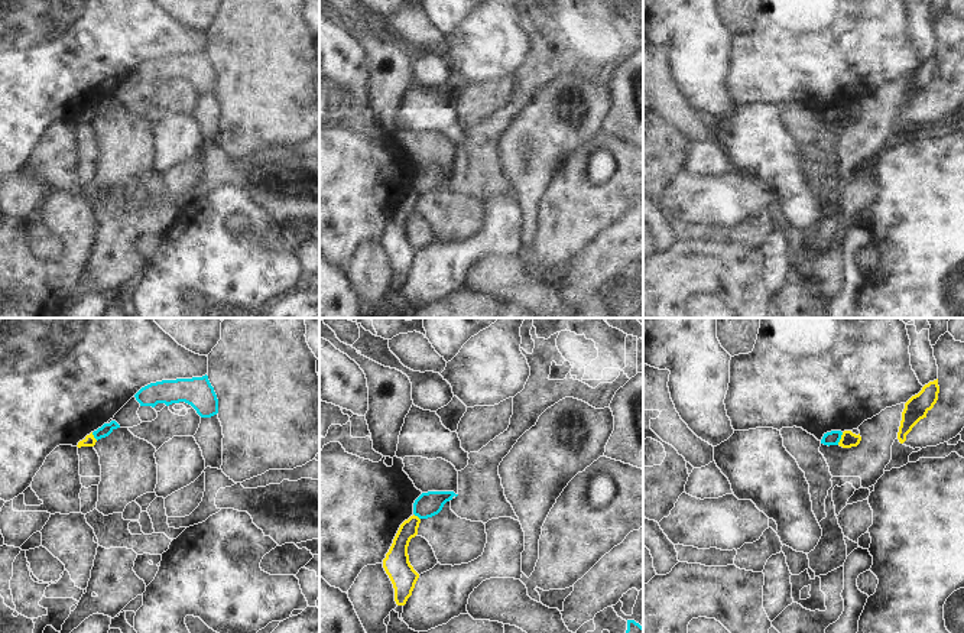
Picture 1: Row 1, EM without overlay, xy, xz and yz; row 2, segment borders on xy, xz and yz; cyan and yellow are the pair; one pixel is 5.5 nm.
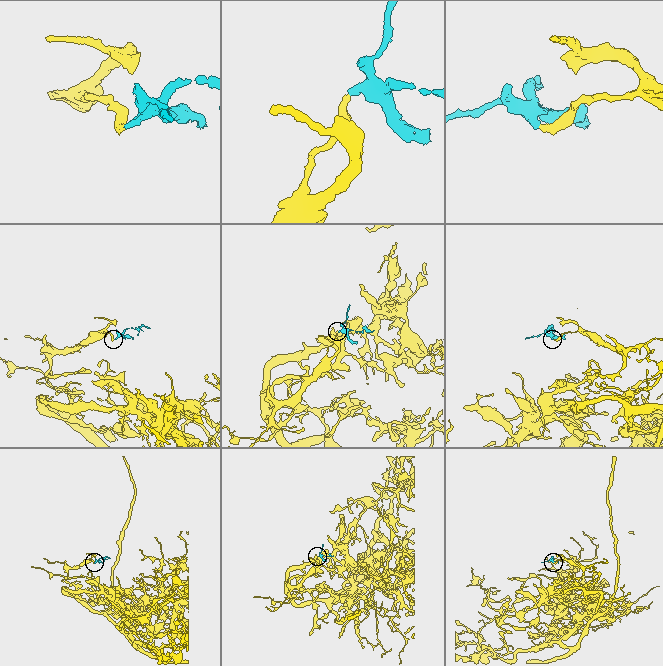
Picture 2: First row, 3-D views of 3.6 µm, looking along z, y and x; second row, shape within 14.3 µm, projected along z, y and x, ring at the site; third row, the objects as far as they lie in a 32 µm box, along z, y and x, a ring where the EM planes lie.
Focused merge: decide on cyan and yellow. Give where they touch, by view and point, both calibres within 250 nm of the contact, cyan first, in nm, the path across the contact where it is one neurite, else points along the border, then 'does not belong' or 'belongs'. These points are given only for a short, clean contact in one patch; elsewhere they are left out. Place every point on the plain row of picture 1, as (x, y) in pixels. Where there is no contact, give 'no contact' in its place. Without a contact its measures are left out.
yz (840, 114) | 80/90 nm | along yz (843, 109), (837, 120) | does not belong

